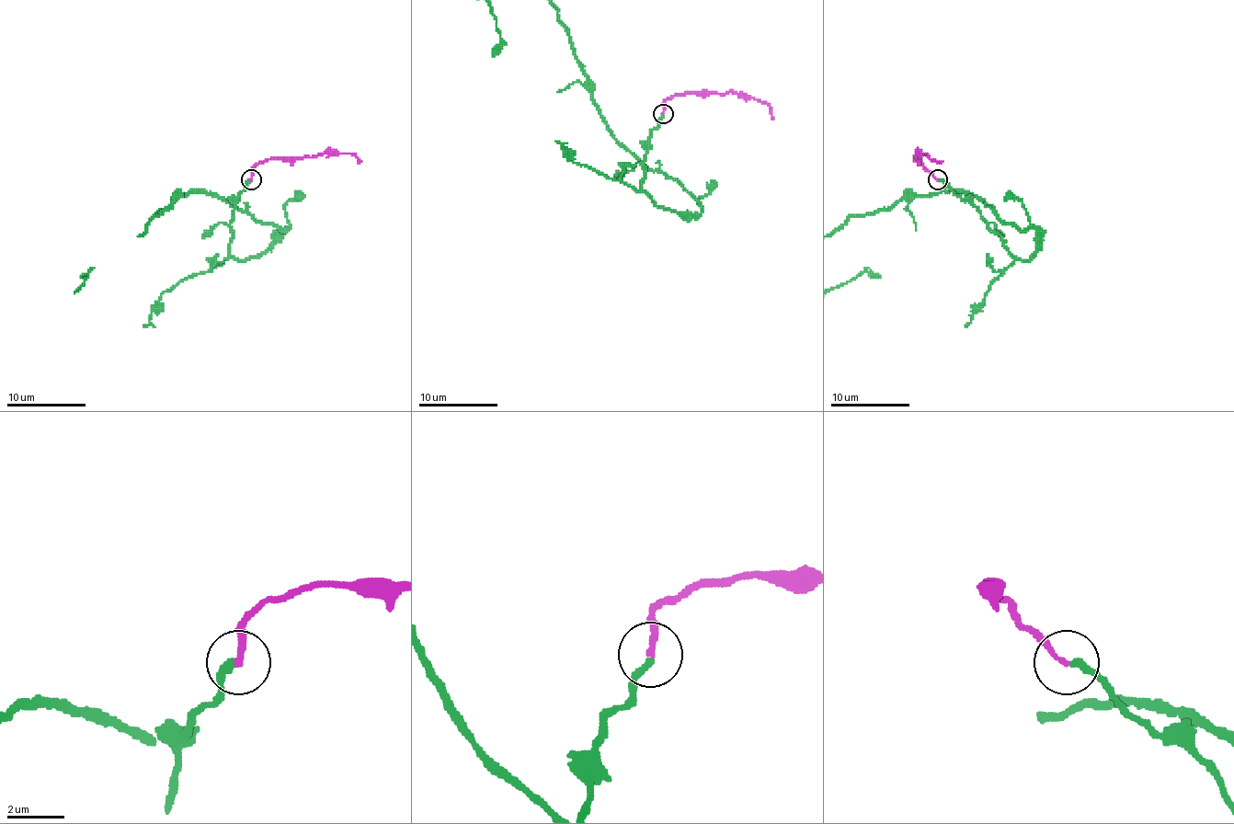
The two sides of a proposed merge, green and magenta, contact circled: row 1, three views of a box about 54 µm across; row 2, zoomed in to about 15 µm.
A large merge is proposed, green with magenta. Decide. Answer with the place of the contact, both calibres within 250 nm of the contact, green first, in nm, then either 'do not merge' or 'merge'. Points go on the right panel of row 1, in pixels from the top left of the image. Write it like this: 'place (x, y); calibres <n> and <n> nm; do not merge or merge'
place (938, 179); calibres 240 and 200 nm; merge

